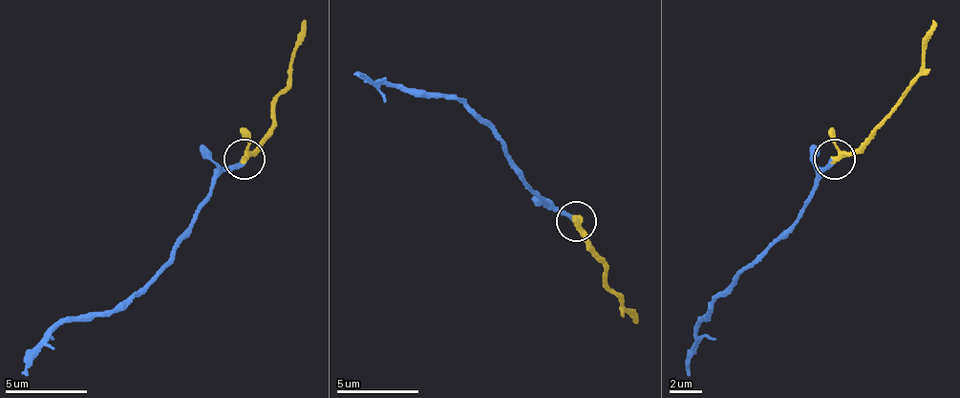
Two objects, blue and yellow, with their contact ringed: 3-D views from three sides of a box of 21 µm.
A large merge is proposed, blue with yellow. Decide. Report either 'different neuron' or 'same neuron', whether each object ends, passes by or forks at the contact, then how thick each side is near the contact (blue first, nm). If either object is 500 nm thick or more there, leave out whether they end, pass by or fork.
same neuron; blue ends there; yellow passes by; 300 nm thick on the blue side, 280 nm on the other

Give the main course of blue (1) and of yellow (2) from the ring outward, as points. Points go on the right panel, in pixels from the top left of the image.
1: (834, 158), (817, 178), (797, 219), (719, 293), (703, 318), (687, 374)
2: (834, 158), (845, 158), (911, 84), (931, 18)

